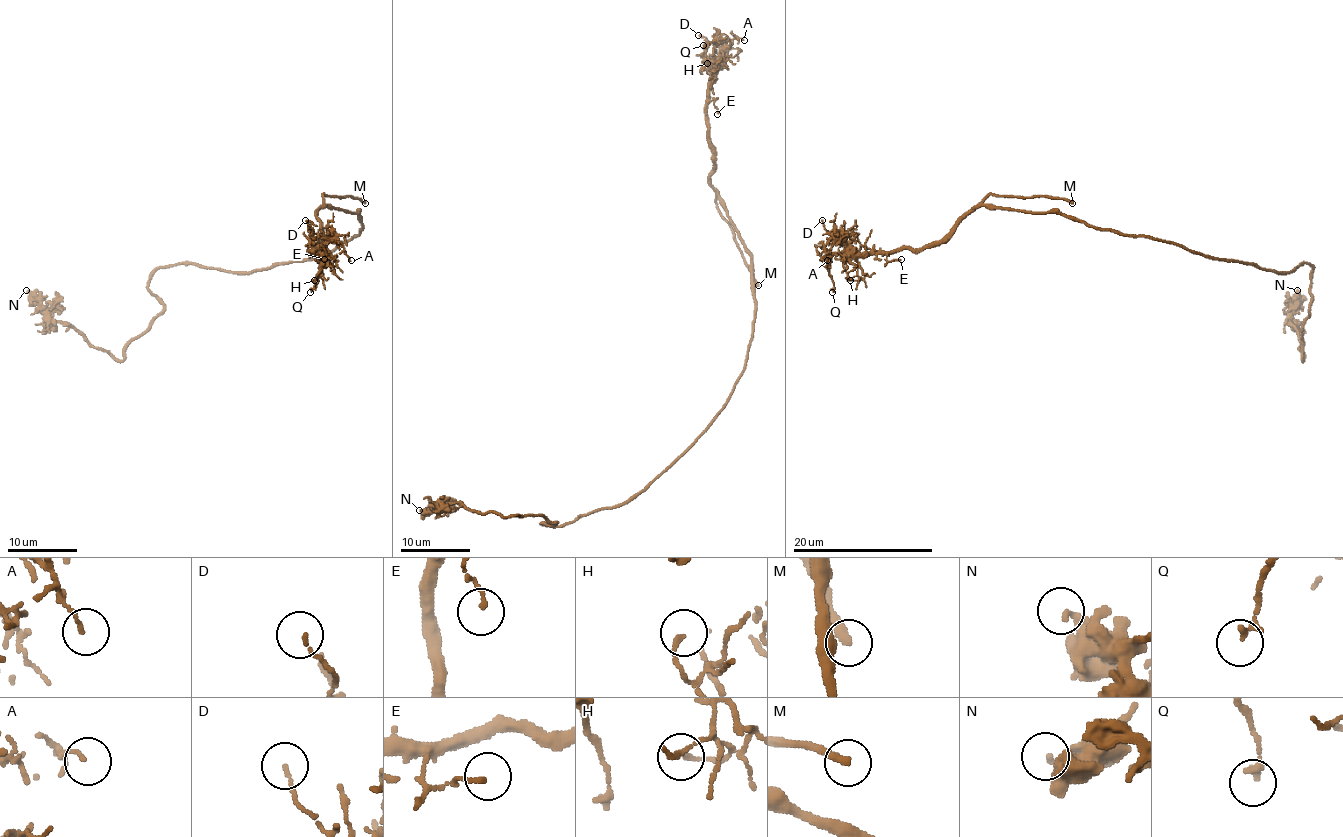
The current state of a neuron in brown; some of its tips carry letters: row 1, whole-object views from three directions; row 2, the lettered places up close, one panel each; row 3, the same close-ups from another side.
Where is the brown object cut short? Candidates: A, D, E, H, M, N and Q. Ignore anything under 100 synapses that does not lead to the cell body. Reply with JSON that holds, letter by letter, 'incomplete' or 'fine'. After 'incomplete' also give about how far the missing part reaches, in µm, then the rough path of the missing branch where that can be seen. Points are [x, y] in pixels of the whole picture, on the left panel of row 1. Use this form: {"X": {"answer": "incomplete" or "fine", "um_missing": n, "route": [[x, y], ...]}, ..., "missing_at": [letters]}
{"A": {"answer": "fine"}, "D": {"answer": "fine"}, "E": {"answer": "fine"}, "H": {"answer": "fine"}, "M": {"answer": "incomplete", "um_missing": 80}, "N": {"answer": "fine"}, "Q": {"answer": "fine"}, "missing_at": ["M"]}

